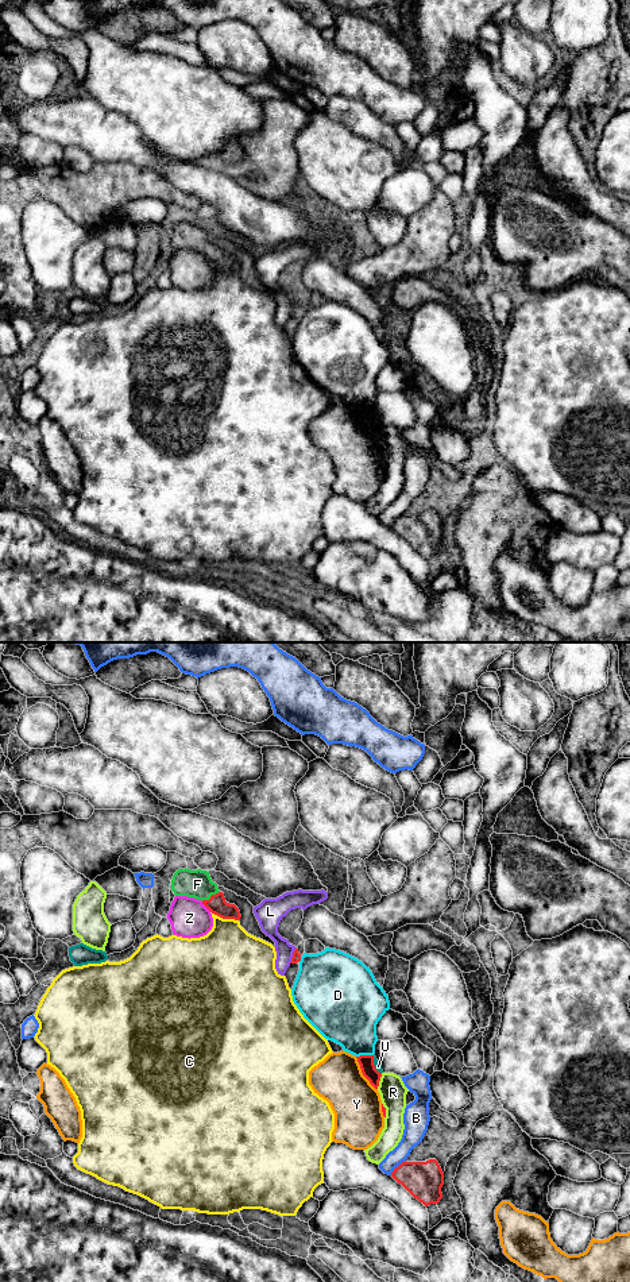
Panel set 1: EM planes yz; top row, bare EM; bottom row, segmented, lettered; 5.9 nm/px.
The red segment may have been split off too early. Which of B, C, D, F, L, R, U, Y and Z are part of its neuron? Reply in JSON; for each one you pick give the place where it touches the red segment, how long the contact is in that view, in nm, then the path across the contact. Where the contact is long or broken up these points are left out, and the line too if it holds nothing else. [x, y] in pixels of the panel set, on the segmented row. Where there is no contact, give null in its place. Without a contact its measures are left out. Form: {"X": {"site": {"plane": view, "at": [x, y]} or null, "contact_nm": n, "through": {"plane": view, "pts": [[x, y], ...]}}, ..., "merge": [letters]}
{"F": {"site": {"plane": "yz", "at": [211, 898]}, "contact_nm": 130, "through": {"plane": "yz", "pts": [[216, 904], [211, 898], [197, 884]]}}, "merge": ["F"]}

